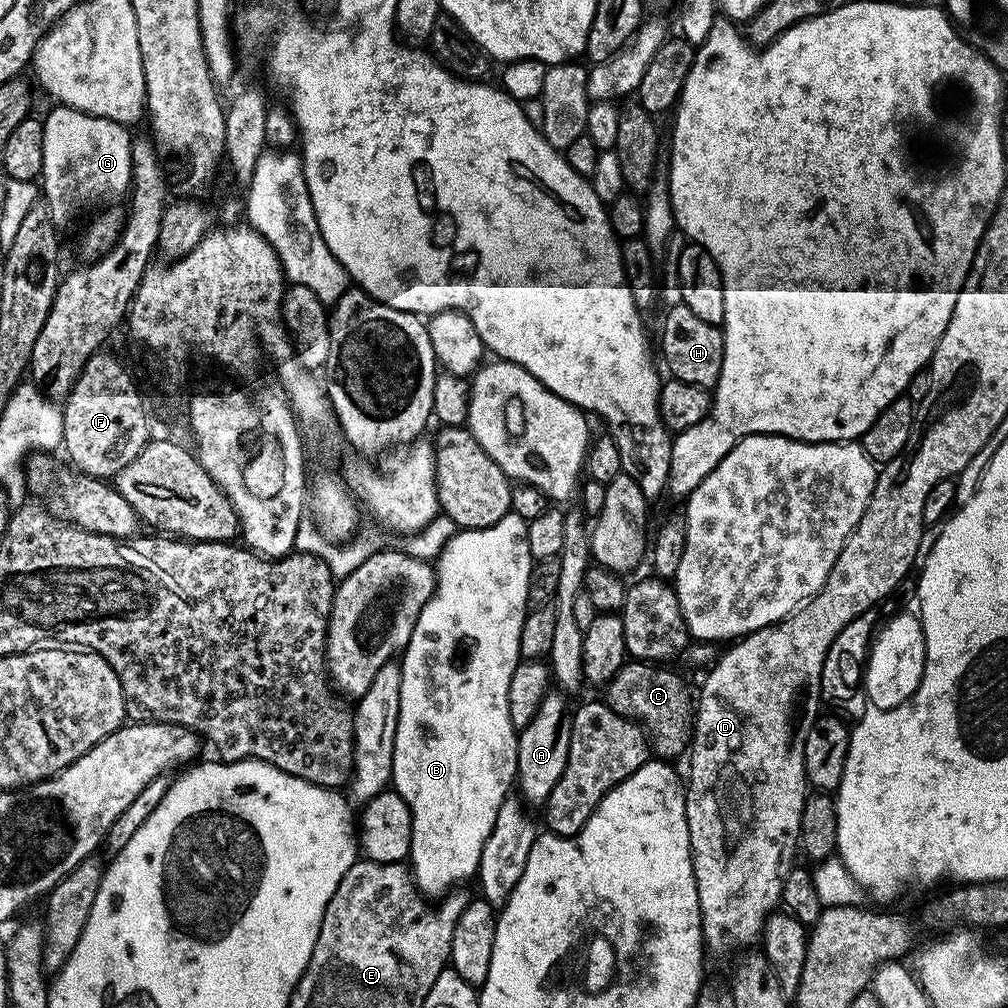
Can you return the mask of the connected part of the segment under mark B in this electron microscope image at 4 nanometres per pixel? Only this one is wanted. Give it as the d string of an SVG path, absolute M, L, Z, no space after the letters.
M511 511L490 528L469 528L455 533L448 544L441 550L434 561L436 570L436 592L430 602L422 610L414 628L414 634L408 645L404 647L400 665L400 713L394 738L394 754L392 755L391 787L408 804L412 812L412 850L410 853L410 871L417 881L441 880L448 886L456 886L459 880L468 880L477 875L482 858L482 850L494 830L494 822L498 818L498 810L502 802L508 799L514 788L516 779L516 763L518 762L518 730L510 722L510 678L520 665L520 639L522 626L530 611L528 587L534 561L528 545L528 521L522 519L517 512Z

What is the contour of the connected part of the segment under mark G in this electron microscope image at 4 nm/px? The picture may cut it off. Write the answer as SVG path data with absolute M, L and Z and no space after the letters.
M53 107L53 112L48 117L43 117L44 133L42 134L42 200L48 206L48 213L57 229L64 227L75 218L79 212L92 208L95 204L108 206L120 195L127 193L132 186L132 142L133 133L123 124L107 120L101 116L91 116L88 112L65 108Z

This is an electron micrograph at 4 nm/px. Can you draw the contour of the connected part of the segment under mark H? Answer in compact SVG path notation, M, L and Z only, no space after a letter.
M684 303L668 308L664 316L664 329L660 332L660 348L664 351L664 364L669 368L671 379L681 380L690 386L698 386L709 390L715 389L722 374L722 358L724 357L724 334L717 325L702 322L694 310Z

